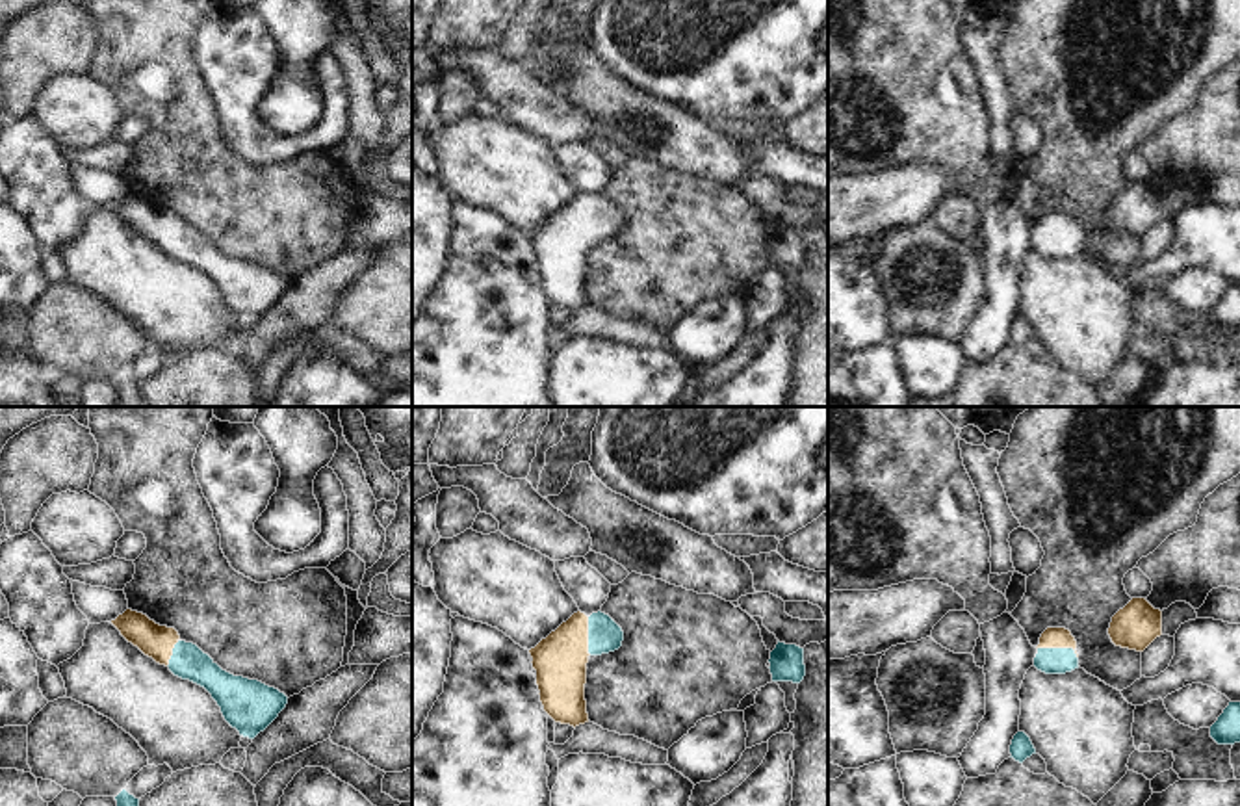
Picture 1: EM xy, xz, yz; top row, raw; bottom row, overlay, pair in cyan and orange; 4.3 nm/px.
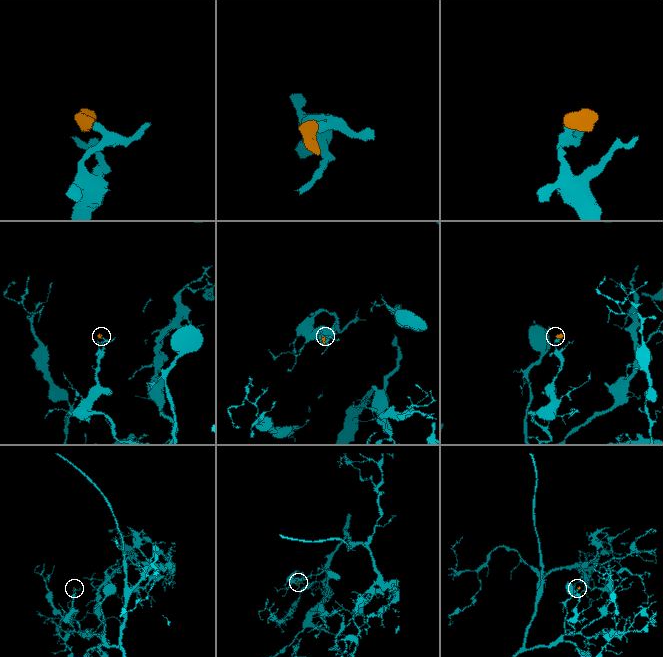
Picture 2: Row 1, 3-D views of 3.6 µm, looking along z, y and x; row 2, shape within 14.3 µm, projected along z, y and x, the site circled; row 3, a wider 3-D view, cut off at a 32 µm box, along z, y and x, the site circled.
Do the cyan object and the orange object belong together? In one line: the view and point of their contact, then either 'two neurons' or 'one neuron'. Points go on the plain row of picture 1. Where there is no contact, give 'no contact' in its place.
yz (1060, 233) | one neuron

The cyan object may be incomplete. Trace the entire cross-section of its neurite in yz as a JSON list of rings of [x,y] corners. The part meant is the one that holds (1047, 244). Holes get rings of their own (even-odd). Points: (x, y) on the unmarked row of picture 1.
[[[1047,212],[1034,241],[1034,251],[1045,258],[1066,258],[1079,253],[1077,225],[1066,212]]]

